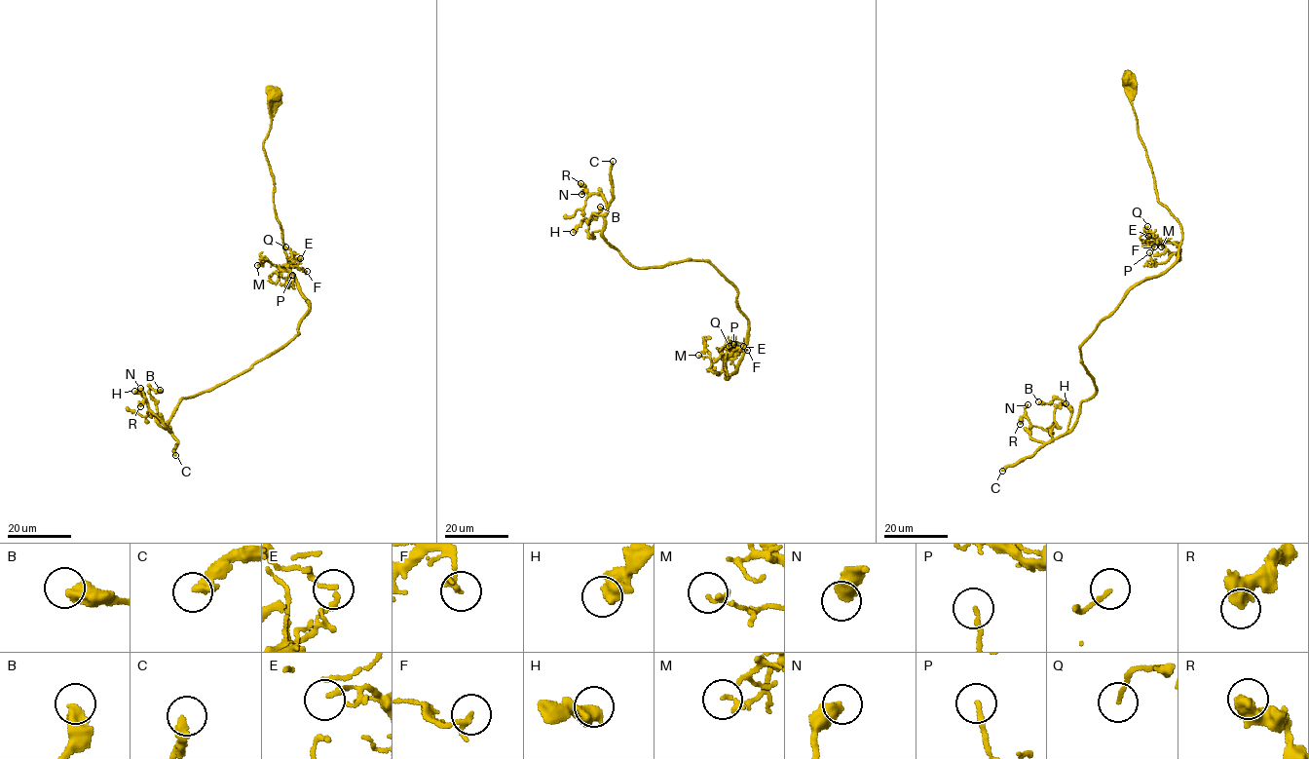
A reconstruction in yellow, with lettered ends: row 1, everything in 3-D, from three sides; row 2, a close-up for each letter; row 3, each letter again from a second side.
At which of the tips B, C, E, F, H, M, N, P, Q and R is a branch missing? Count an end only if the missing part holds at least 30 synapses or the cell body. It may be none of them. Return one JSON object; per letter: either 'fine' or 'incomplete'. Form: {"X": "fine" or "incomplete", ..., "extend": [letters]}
{"B": "fine", "C": "incomplete", "E": "fine", "F": "fine", "H": "fine", "M": "fine", "N": "fine", "P": "fine", "Q": "fine", "R": "fine", "extend": ["C"]}

